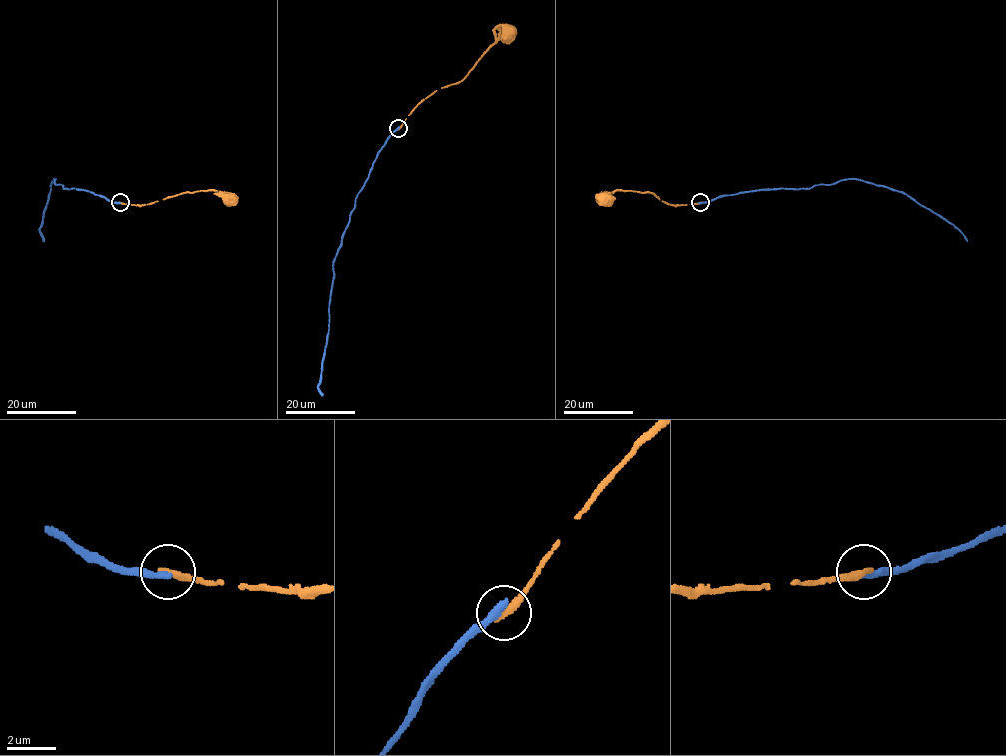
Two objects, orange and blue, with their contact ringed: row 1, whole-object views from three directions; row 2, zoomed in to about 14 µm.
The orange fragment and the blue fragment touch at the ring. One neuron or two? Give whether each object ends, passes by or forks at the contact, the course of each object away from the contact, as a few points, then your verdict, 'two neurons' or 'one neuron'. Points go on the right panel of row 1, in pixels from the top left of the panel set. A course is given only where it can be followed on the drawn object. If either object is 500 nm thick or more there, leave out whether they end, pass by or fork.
orange ends there; blue ends there; orange runs (700, 203), (671, 205), (654, 194), (627, 190), (614, 190), (605, 199); blue runs (700, 203), (724, 195), (810, 189), (844, 179), (860, 179), (905, 193), (953, 224), (967, 241); two neurons

